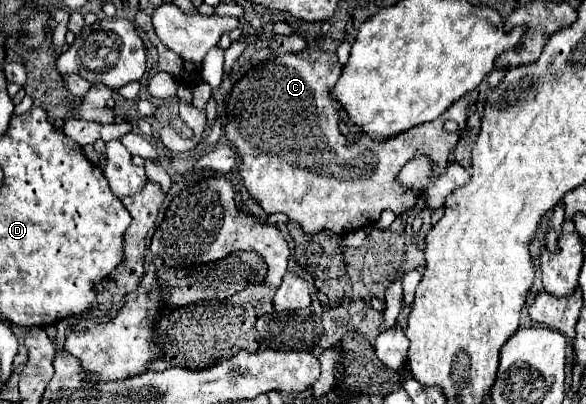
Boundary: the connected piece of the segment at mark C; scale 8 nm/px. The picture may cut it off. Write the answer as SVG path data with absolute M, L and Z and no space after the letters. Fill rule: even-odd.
M305 49L301 53L277 55L271 57L269 61L259 63L257 67L251 67L233 85L225 101L227 117L223 131L227 141L237 149L241 161L239 177L243 185L267 215L283 213L287 215L289 221L299 223L305 233L331 231L337 235L345 235L363 229L367 225L373 225L383 209L401 215L403 211L413 207L419 191L415 189L405 191L395 181L399 169L413 155L425 153L435 161L435 175L439 175L443 167L449 163L449 153L453 151L459 133L467 121L467 99L463 97L461 101L455 101L445 111L445 115L437 117L437 121L411 127L405 133L391 137L389 141L385 139L383 143L377 143L369 135L361 135L359 139L351 141L339 129L339 121L343 121L347 113L341 109L341 103L331 97L331 89L339 81L341 71L343 67L337 61L337 53ZM445 121L455 121L459 125L459 131L457 133L445 131L443 129Z

